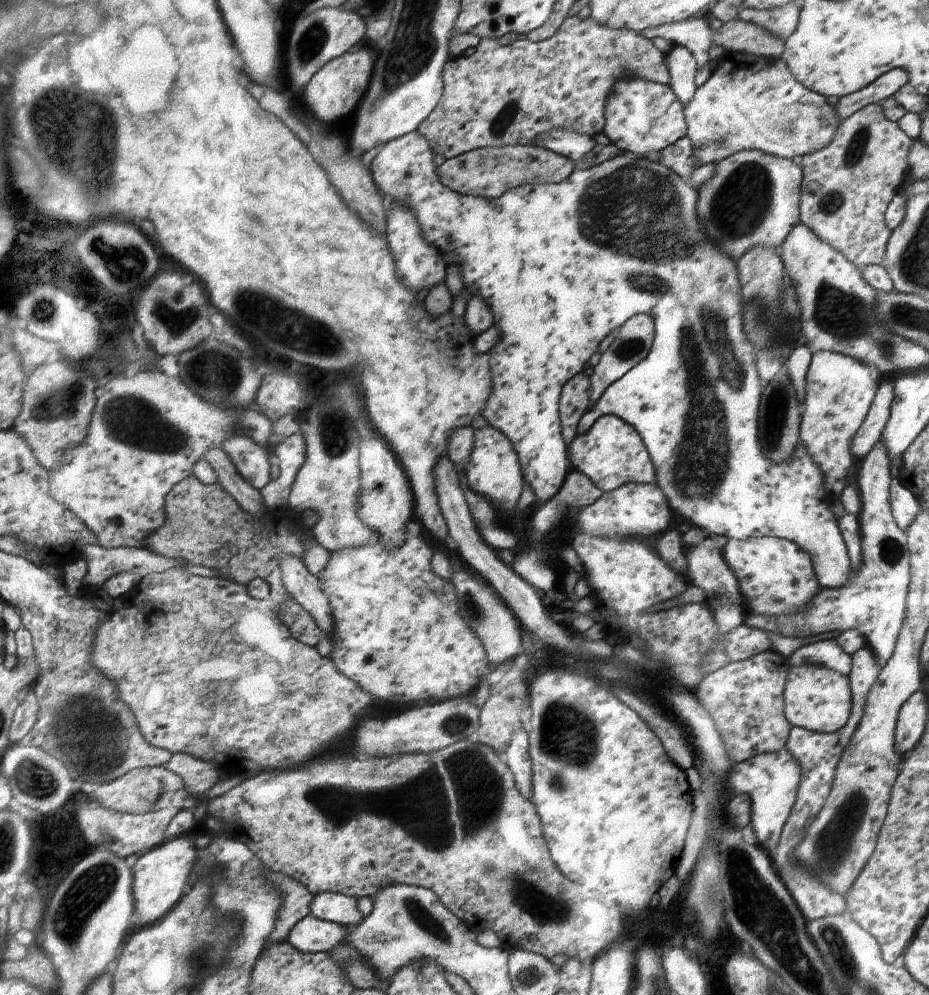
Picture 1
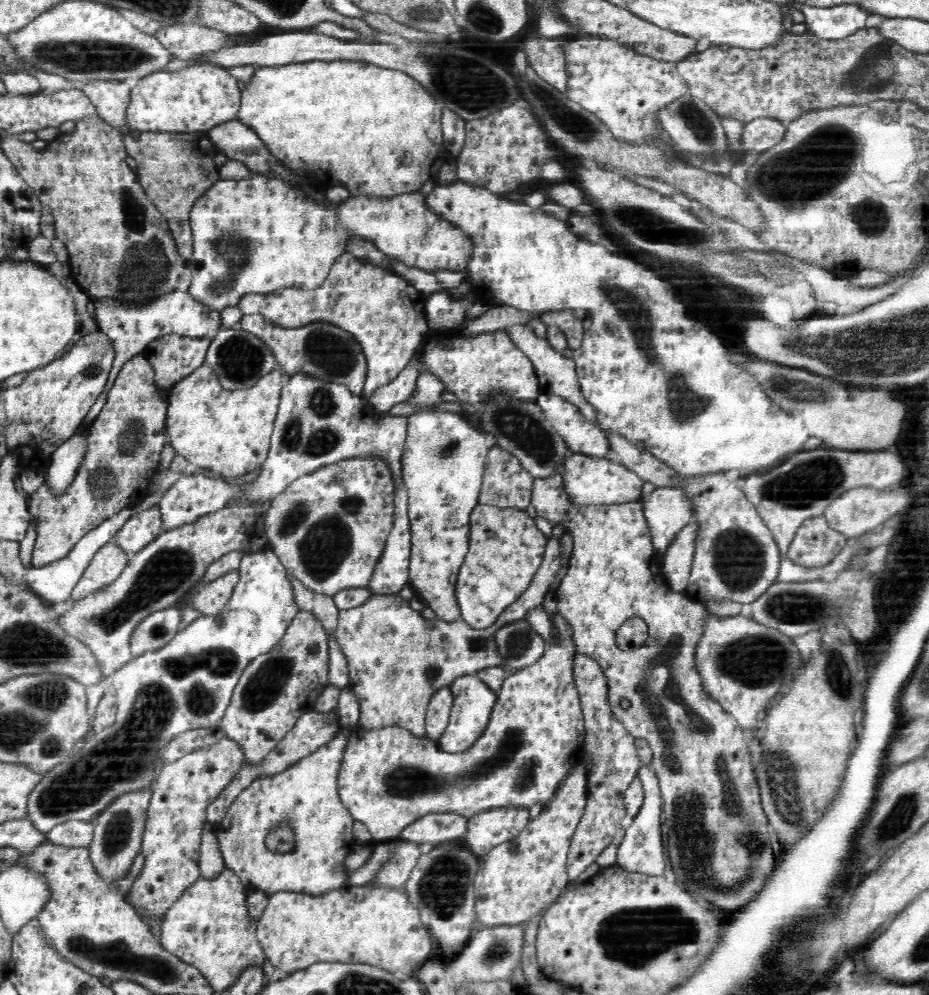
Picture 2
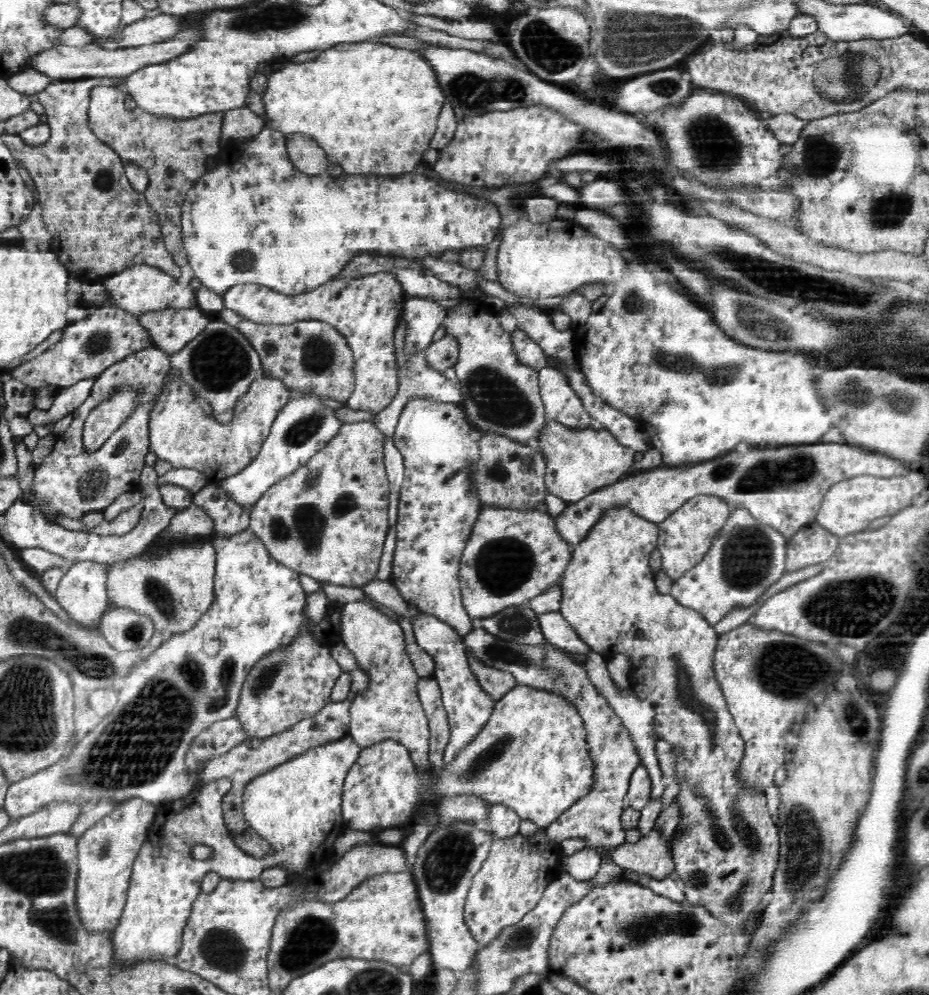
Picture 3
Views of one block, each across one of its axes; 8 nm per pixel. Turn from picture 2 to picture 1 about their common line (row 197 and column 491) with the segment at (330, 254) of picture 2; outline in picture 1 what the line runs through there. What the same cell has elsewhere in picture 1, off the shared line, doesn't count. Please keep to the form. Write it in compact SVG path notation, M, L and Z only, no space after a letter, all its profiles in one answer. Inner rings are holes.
M552 130L546 136L538 136L533 146L542 147L574 160L574 172L568 179L558 183L533 184L528 186L518 186L508 190L500 198L488 200L482 196L465 196L452 192L442 184L440 175L437 174L433 165L433 151L430 145L418 131L412 131L396 140L385 144L382 150L372 160L372 180L378 188L378 192L384 192L390 203L402 204L408 212L414 214L416 222L420 224L420 230L426 238L428 244L433 244L440 256L444 257L447 266L456 265L461 270L461 277L464 288L470 292L470 296L482 296L488 308L492 310L494 326L502 330L502 340L498 340L498 346L492 348L490 356L490 376L493 378L493 394L490 394L489 403L486 404L484 419L495 429L505 433L506 438L514 445L514 450L518 453L522 472L526 477L526 484L536 496L538 504L548 502L556 496L558 490L569 471L570 459L568 456L568 445L562 436L560 402L561 392L564 386L573 376L585 372L584 367L588 367L588 362L596 354L598 346L602 340L613 332L617 331L624 323L637 314L645 314L654 320L654 339L653 346L646 356L636 367L633 367L626 375L622 376L613 383L601 396L594 406L582 416L578 432L586 434L588 428L602 415L617 416L634 427L640 434L646 450L649 450L650 460L656 470L656 484L664 493L666 504L672 512L676 512L692 522L694 526L703 530L706 536L724 536L729 540L746 540L752 537L778 537L794 541L800 548L806 549L810 553L814 563L814 572L817 573L818 584L823 588L838 588L844 586L850 580L850 558L848 550L842 538L824 538L824 512L826 512L826 492L824 492L824 474L818 464L812 460L812 456L806 452L804 444L800 442L796 452L792 454L790 462L774 464L764 458L758 442L758 424L756 424L756 356L754 348L748 338L745 329L742 328L742 285L738 282L738 269L735 260L732 260L720 246L716 246L712 240L706 236L702 221L698 218L698 196L700 193L694 190L681 176L674 174L672 170L662 166L658 161L650 161L643 156L633 154L618 154L601 164L588 166L590 162L584 163L584 154L590 152L595 146L594 137L588 134L576 134L568 130Z

